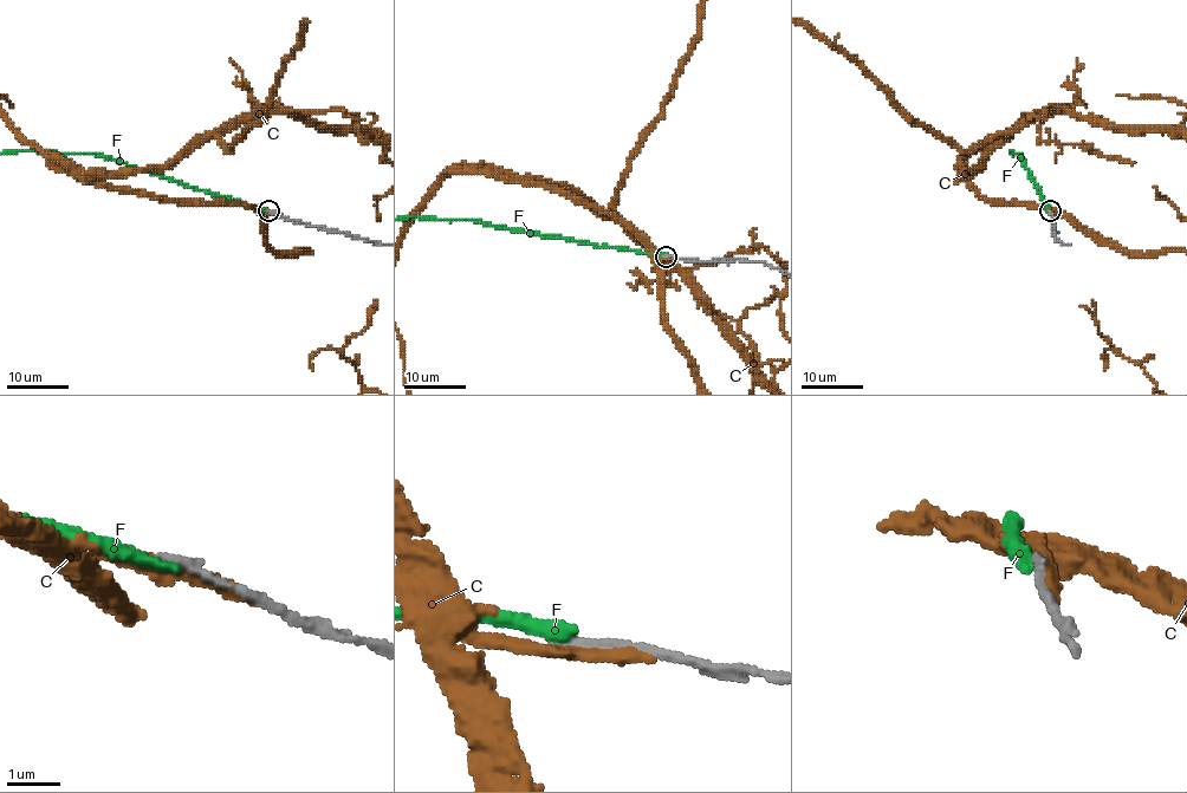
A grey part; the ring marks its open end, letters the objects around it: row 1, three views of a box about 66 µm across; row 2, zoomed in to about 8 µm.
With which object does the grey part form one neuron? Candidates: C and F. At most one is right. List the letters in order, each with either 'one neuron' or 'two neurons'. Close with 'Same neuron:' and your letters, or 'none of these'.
C: two neurons
F: two neurons
Same neuron: none of these

